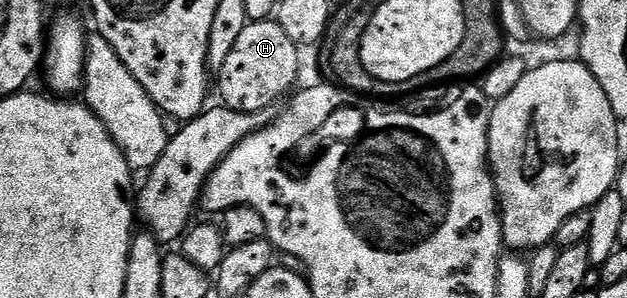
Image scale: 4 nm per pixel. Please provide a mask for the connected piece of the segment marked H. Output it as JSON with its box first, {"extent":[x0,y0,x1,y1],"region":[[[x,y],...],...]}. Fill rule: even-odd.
{"extent":[216,21,300,115],"region":[[[276,21],[247,22],[244,33],[236,40],[228,61],[216,73],[221,102],[233,109],[254,115],[258,111],[273,108],[273,103],[295,90],[298,79],[298,55],[300,49],[284,34]]]}

